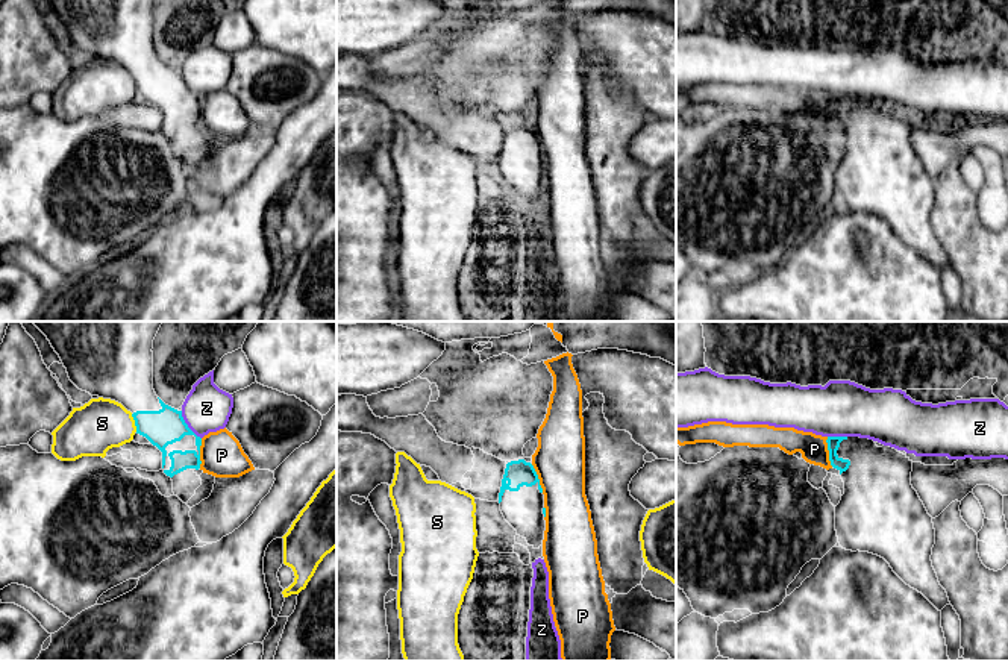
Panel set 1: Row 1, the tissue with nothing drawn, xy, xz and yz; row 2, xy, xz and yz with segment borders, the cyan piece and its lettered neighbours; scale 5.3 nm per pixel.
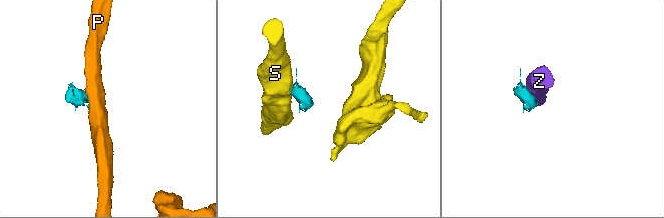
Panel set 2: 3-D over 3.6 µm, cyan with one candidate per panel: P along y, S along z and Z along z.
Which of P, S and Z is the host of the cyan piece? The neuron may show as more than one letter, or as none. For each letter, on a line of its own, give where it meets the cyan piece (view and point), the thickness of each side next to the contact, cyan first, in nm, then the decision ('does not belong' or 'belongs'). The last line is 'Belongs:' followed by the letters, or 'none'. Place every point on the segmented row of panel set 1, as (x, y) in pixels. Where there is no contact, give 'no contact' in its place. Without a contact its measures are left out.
P: contact xy (199, 454); calibres 190 and 220 nm; does not belong
S: contact xy (135, 423); calibres 190 and 280 nm; does not belong
Z: contact xy (187, 425); calibres 190 and 240 nm; does not belong
Belongs: none

